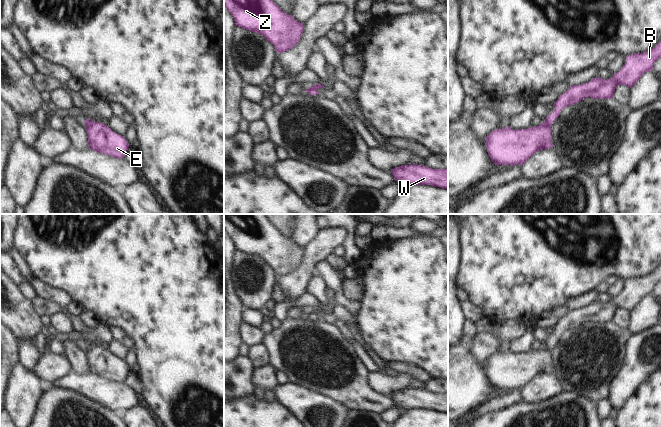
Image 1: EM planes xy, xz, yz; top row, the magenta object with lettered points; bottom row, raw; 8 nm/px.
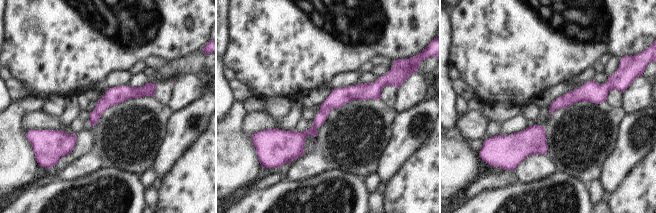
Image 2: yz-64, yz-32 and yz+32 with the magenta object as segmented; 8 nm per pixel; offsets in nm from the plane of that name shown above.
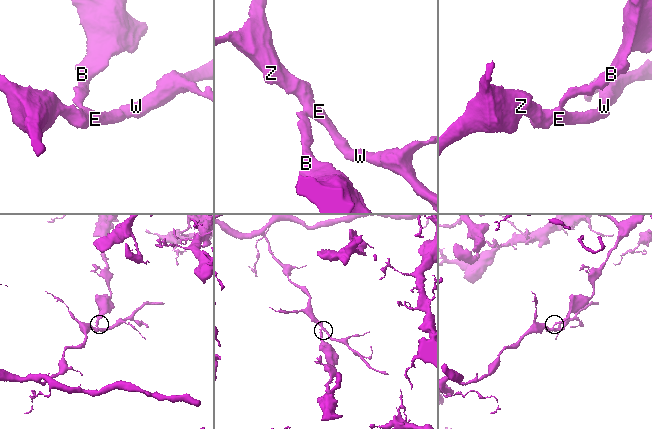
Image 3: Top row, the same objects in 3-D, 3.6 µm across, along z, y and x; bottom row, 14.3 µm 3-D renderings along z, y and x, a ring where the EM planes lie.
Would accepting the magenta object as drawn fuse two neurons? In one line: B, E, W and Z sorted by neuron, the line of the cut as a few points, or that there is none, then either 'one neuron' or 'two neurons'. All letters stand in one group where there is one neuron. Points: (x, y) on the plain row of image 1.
B / E W Z; cut in yz along (544, 345), (550, 349); two neurons

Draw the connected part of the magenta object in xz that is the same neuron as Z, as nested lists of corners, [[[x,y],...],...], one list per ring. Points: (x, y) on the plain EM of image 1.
[[[224,214],[224,230],[233,240],[236,250],[263,259],[277,277],[293,272],[300,265],[303,247],[283,236],[265,214]]]

